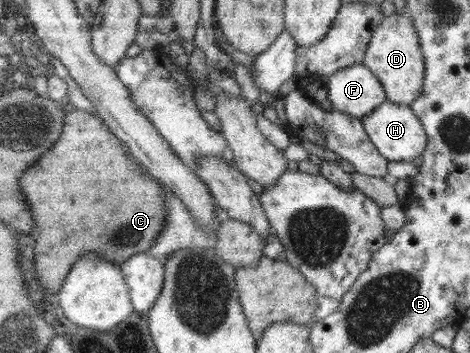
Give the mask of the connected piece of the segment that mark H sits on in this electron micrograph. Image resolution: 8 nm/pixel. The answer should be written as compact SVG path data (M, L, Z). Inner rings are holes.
M386 99L372 114L362 118L365 129L376 145L377 150L388 161L412 162L415 157L423 155L428 145L428 133L424 123L409 105L397 104Z

